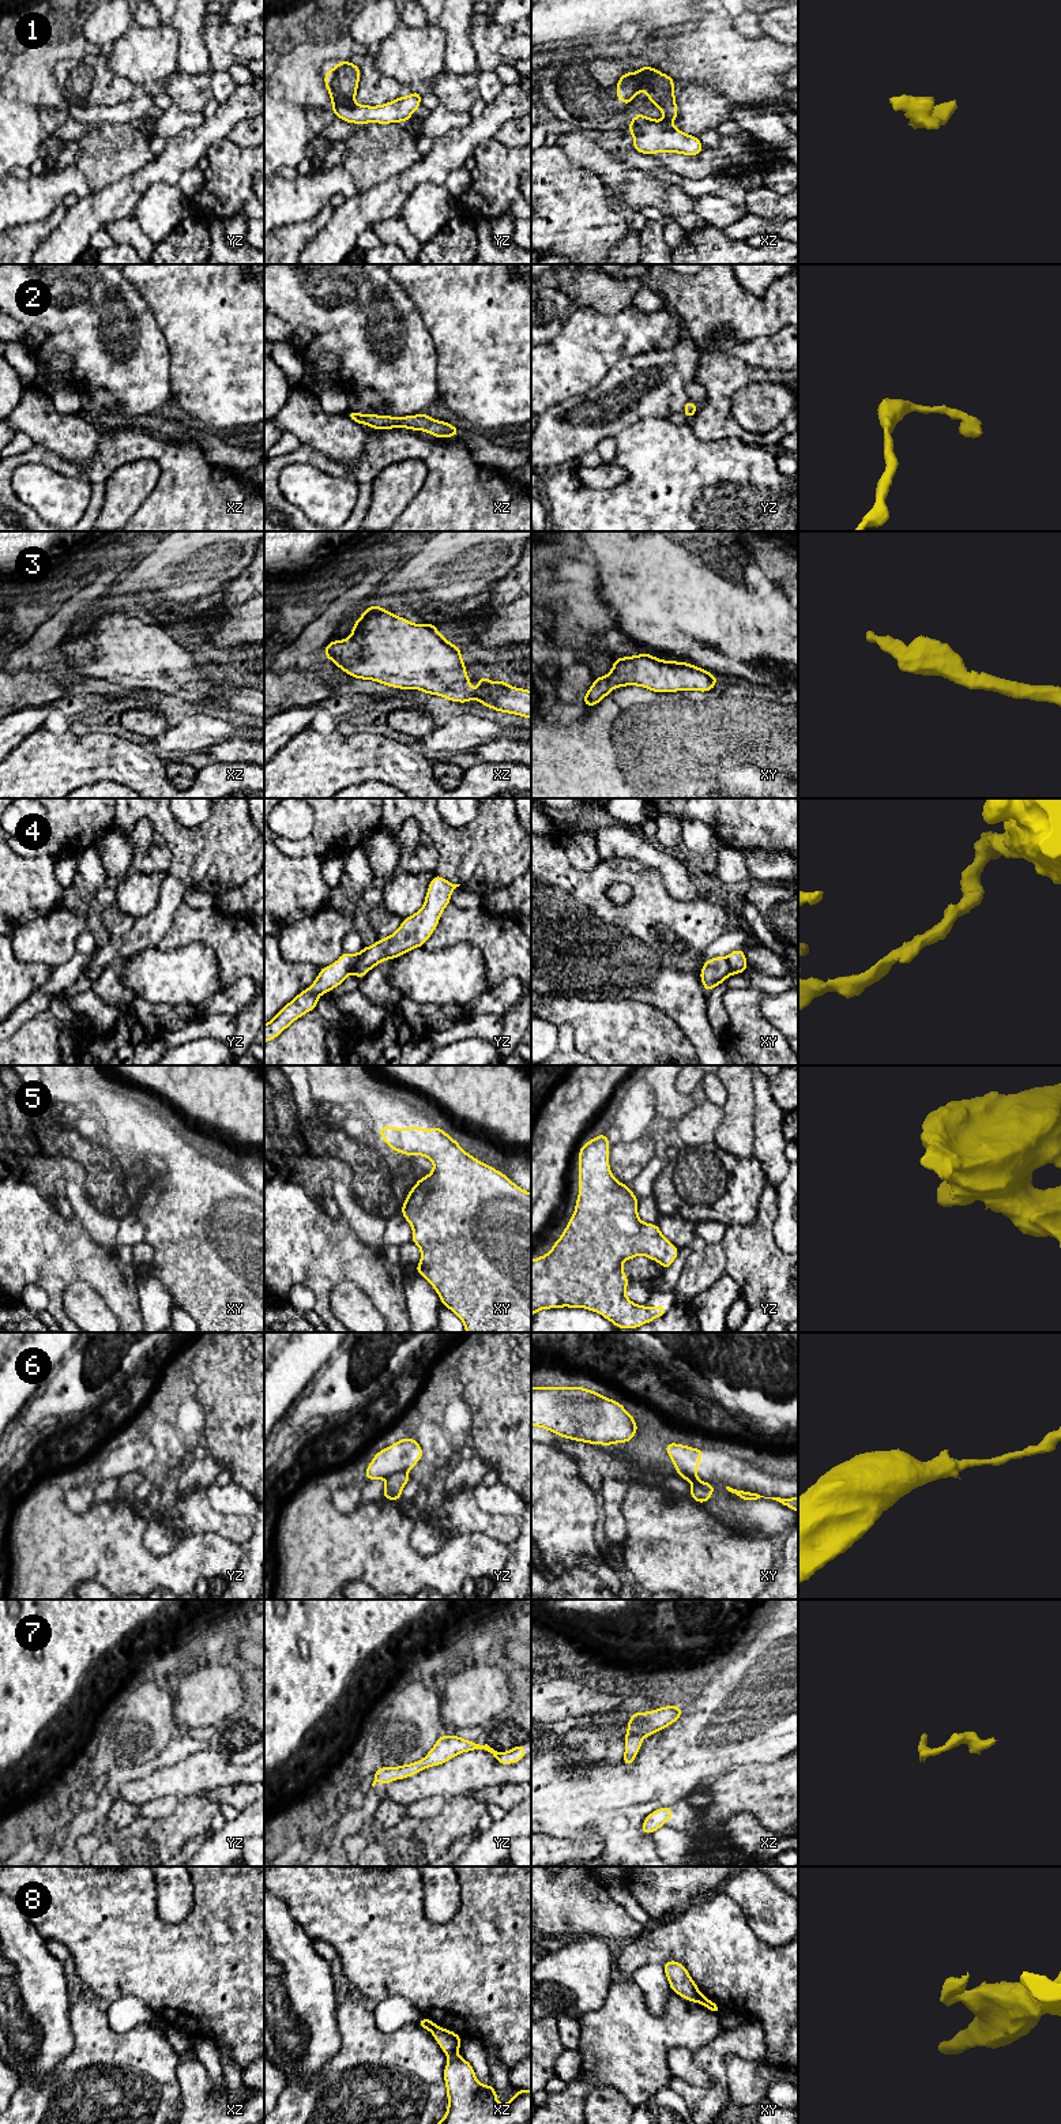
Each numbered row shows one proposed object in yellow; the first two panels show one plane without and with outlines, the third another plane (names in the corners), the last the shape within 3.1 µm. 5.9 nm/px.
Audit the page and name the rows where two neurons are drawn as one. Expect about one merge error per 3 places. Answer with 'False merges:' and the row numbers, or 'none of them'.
False merges: 1, 4, 6, 8

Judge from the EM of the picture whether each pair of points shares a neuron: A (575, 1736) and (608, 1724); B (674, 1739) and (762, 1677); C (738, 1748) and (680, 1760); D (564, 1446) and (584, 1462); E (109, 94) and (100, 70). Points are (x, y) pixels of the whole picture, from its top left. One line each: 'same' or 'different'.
A: different
B: same
C: same
D: same
E: same

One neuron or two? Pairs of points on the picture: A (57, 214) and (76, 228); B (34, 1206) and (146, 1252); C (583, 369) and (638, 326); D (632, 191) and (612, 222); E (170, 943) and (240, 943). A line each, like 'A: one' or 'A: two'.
A: two
B: two
C: one
D: two
E: one

